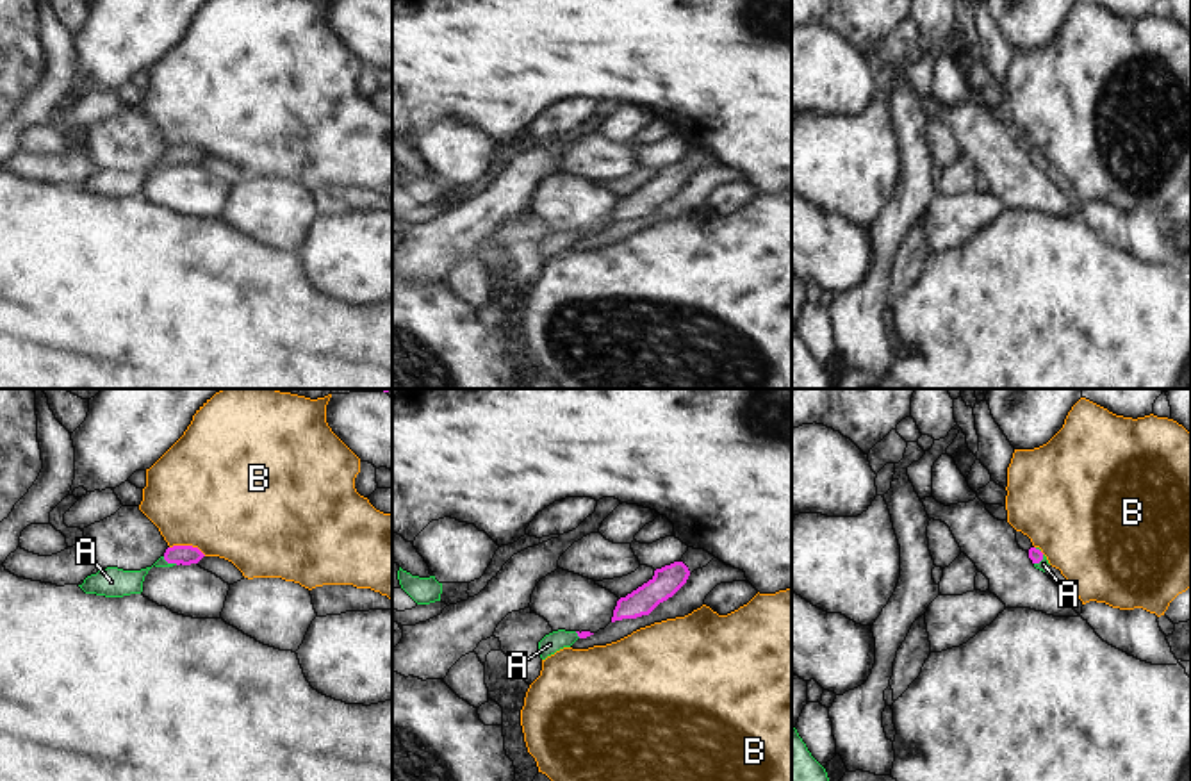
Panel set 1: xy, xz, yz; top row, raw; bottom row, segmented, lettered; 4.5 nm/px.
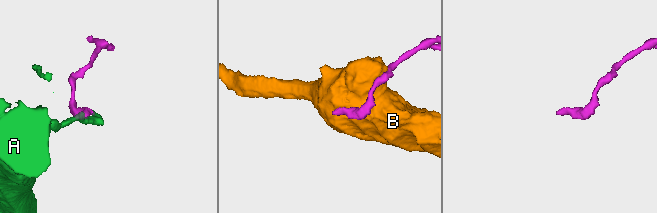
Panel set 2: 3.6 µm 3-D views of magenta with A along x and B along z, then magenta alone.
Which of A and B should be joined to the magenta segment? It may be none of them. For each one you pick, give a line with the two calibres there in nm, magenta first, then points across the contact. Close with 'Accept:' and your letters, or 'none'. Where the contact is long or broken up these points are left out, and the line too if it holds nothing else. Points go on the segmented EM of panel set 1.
A: calibres 90 and 120 nm; way xy (186, 555), (177, 555), (170, 562), (118, 582)
Accept: A

